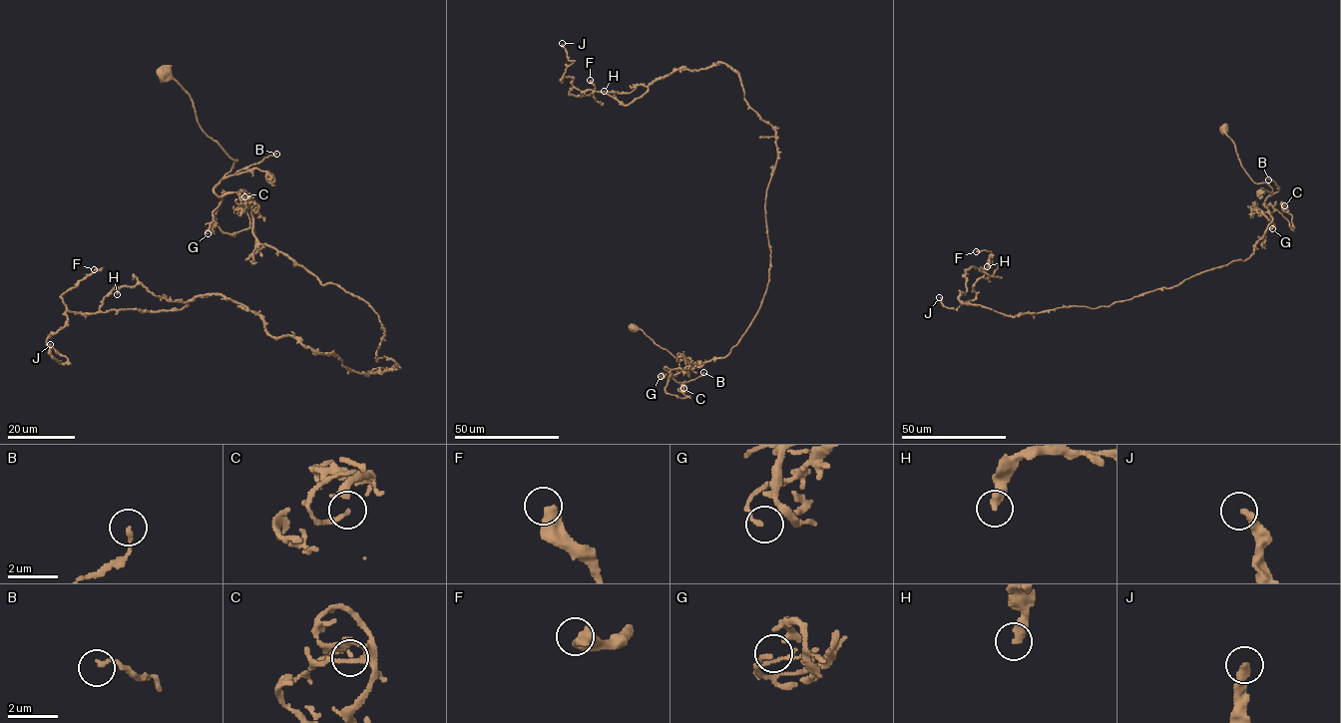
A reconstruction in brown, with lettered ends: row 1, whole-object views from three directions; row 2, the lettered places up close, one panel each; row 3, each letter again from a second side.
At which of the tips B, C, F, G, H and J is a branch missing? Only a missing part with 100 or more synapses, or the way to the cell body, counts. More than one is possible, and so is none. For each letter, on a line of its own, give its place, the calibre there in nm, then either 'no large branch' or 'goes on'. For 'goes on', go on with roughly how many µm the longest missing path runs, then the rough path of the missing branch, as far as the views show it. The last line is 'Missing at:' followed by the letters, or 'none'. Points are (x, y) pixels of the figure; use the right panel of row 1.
B: place (1268, 180); calibre 150 nm; no large branch
C: place (1284, 205); calibre 150 nm; no large branch
F: place (976, 251); calibre 440 nm; no large branch
G: place (1272, 228); calibre 150 nm; no large branch
H: place (987, 266); calibre 360 nm; no large branch
J: place (939, 297); calibre 320 nm; no large branch
Missing at: none

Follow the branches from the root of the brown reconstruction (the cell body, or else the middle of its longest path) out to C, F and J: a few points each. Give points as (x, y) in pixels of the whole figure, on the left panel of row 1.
C: (165, 72), (237, 160), (214, 188), (223, 232), (249, 226), (244, 196)
F: (165, 72), (237, 160), (214, 192), (364, 300), (396, 363), (353, 372), (222, 294), (69, 311), (94, 269)
J: (165, 72), (237, 160), (214, 192), (396, 363), (215, 294), (50, 344)

